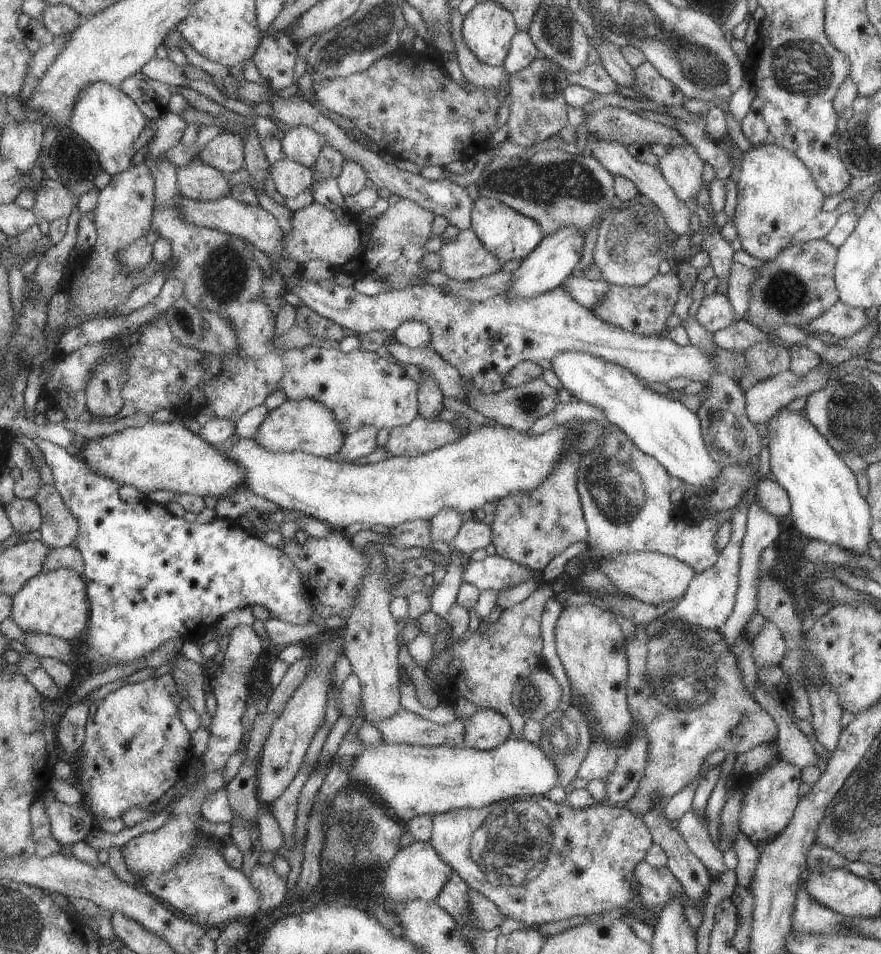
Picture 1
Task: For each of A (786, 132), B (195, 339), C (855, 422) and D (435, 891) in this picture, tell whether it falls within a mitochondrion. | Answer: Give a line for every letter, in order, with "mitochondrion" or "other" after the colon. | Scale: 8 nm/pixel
A: other
B: other
C: mitochondrion
D: other

